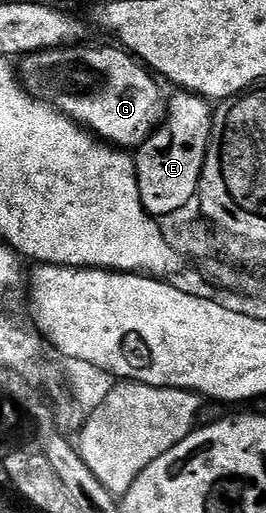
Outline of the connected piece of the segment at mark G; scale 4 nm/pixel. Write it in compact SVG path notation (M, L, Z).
M114 44L90 45L61 46L25 55L17 63L16 73L29 94L50 103L54 109L86 127L103 142L119 148L137 148L148 140L152 131L163 125L168 105L167 95L162 95L162 90L158 87L159 79L143 63L137 61L133 54Z

